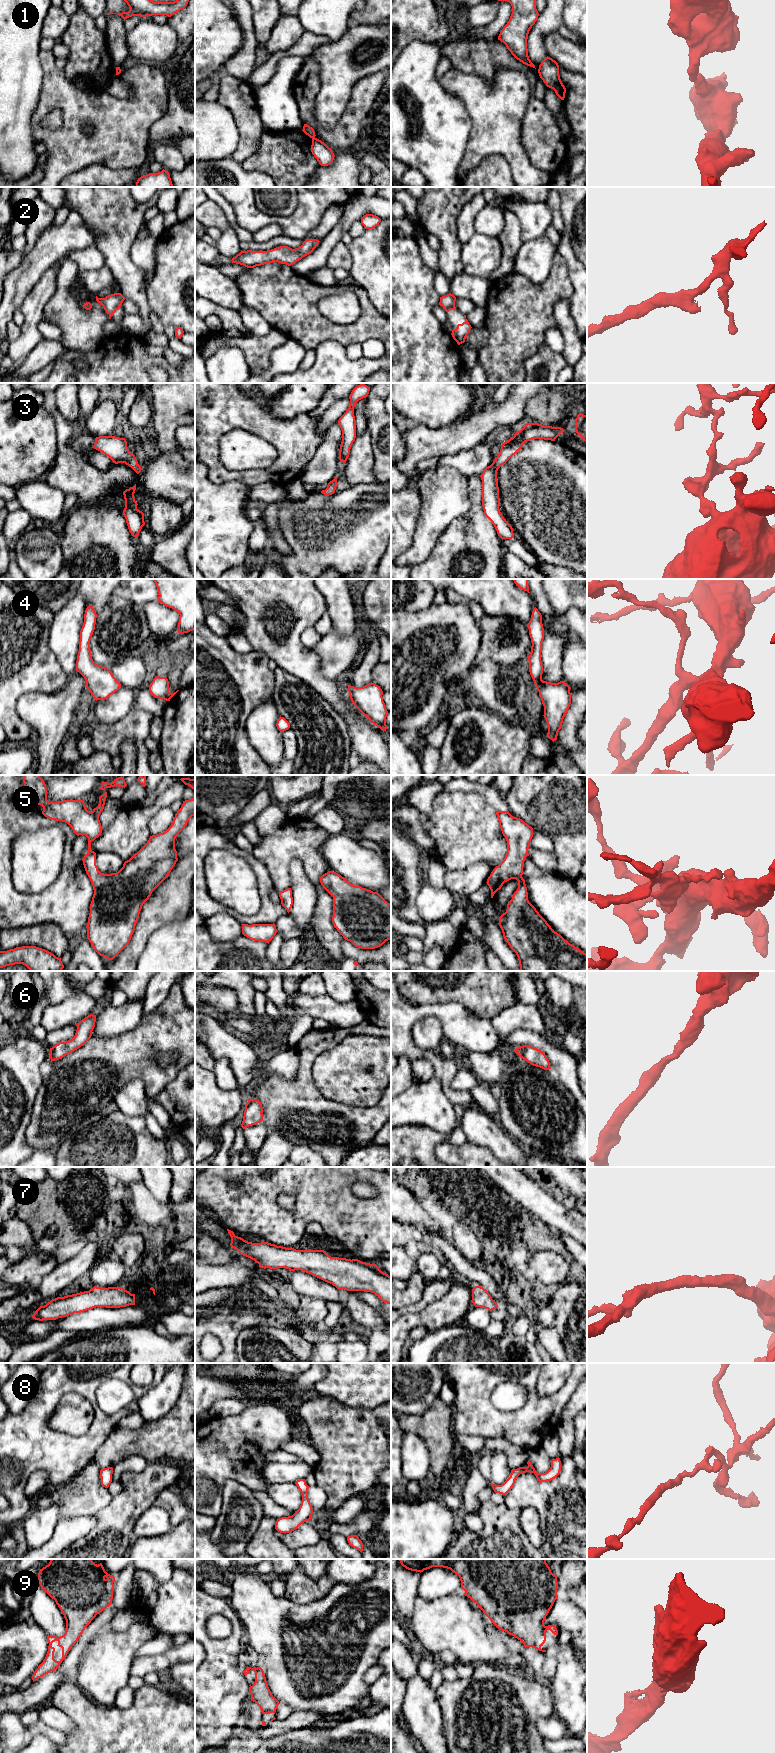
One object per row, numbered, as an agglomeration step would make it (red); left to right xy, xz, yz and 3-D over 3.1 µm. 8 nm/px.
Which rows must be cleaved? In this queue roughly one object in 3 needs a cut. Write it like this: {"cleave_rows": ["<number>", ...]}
{"cleave_rows": ["1"]}

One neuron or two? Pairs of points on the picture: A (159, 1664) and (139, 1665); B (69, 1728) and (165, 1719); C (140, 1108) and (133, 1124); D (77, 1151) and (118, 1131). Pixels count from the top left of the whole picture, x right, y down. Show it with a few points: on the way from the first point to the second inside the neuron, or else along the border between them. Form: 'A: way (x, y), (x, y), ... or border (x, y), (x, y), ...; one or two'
A: way (154, 1664), (144, 1665); one
B: border (60, 1709), (73, 1721), (75, 1725), (74, 1733); two
C: border (118, 1109), (130, 1116), (143, 1117); two
D: way (87, 1151), (98, 1151), (108, 1141); one

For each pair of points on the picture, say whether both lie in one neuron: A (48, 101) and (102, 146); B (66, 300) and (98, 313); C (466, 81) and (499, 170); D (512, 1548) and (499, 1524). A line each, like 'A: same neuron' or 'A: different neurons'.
A: same neuron
B: same neuron
C: different neurons
D: same neuron

